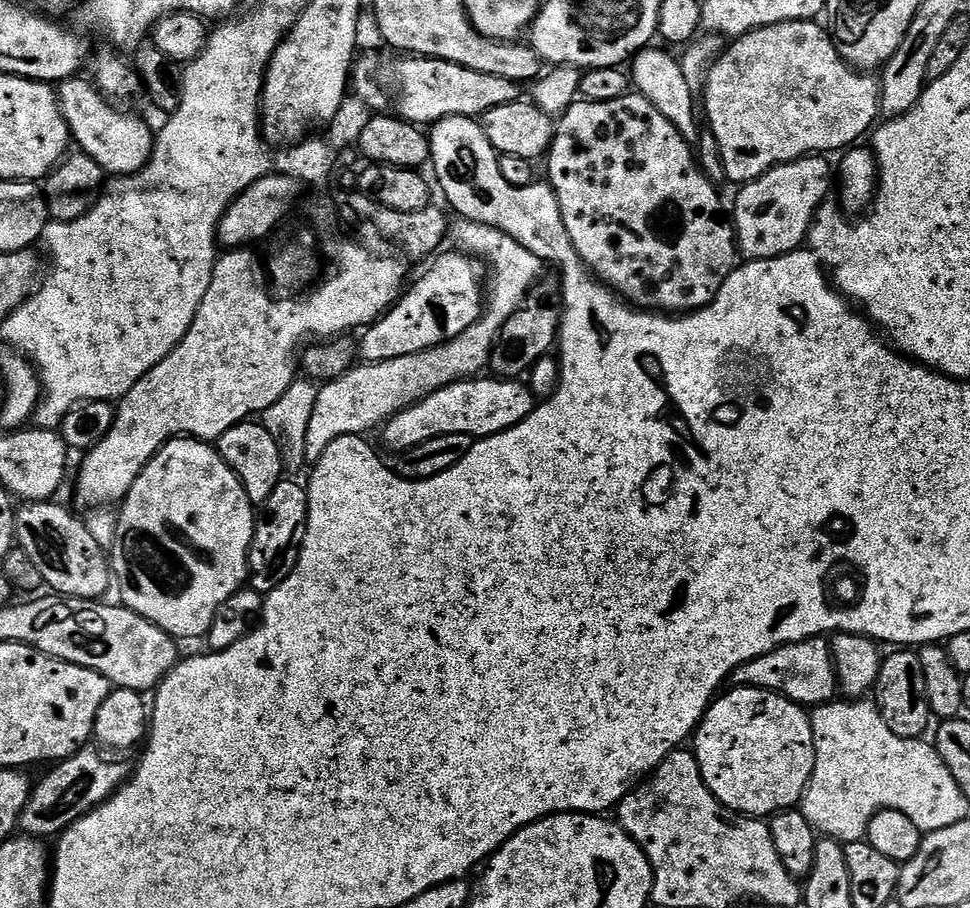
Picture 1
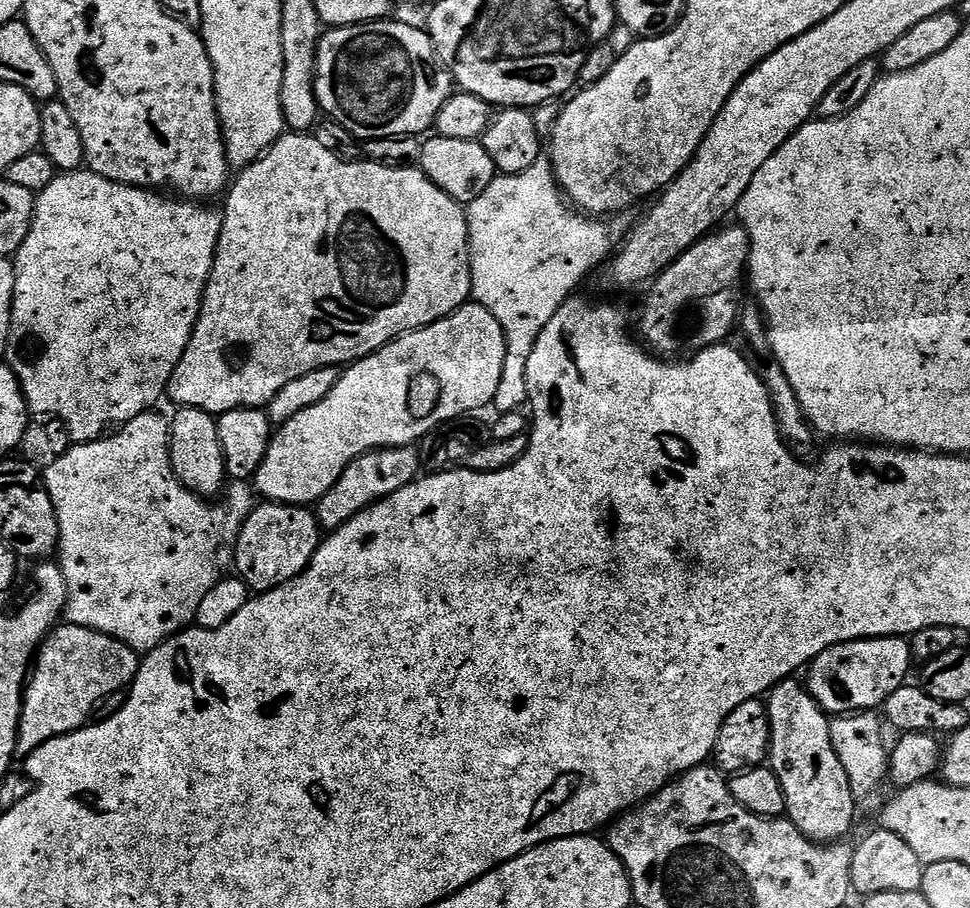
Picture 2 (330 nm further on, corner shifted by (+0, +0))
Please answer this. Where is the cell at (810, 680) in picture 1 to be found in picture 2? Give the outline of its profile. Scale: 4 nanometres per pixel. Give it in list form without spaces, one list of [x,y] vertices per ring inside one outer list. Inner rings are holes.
[[[878,636],[871,640],[851,640],[830,646],[822,650],[807,665],[808,680],[806,687],[811,696],[816,699],[820,709],[833,717],[847,716],[858,712],[879,709],[909,679],[908,671],[914,667],[912,645],[902,636]]]

